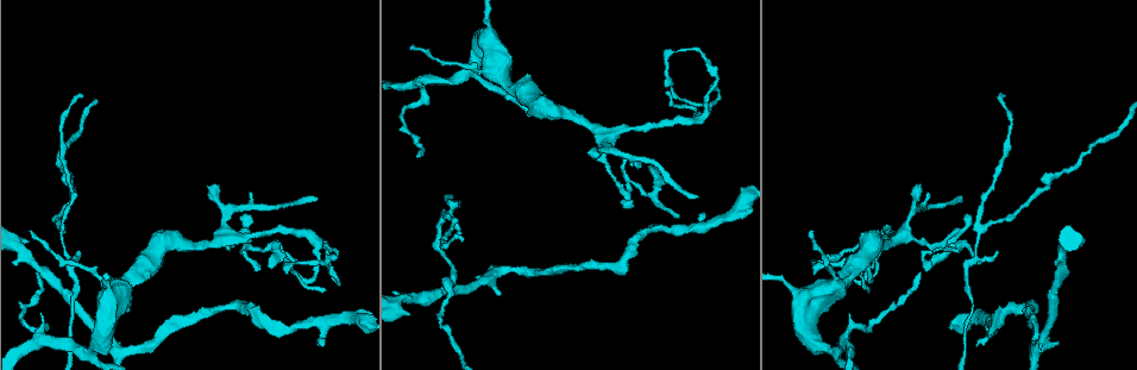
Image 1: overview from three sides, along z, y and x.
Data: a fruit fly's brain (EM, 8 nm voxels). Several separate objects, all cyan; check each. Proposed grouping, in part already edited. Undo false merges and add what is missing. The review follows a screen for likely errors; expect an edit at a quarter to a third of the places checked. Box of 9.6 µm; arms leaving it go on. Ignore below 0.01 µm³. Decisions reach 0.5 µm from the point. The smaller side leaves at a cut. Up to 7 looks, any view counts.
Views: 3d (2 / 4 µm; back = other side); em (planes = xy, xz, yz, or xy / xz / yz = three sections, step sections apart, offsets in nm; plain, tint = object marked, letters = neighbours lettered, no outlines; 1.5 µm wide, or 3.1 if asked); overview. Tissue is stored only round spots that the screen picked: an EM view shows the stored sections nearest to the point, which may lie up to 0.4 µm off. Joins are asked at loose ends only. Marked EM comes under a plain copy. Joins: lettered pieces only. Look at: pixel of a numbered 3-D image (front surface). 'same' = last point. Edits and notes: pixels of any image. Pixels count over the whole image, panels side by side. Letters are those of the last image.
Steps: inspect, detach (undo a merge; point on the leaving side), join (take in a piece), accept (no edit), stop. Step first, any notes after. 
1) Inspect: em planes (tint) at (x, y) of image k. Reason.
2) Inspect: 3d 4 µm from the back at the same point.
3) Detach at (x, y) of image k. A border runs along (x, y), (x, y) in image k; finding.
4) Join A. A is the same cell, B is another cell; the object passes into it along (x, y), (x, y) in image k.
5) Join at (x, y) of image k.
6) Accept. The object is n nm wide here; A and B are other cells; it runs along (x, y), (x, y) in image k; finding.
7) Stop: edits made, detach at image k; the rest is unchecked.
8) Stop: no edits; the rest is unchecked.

Inspect: 3d 4 µm at (321, 244) of image 1. Arms run side by side.

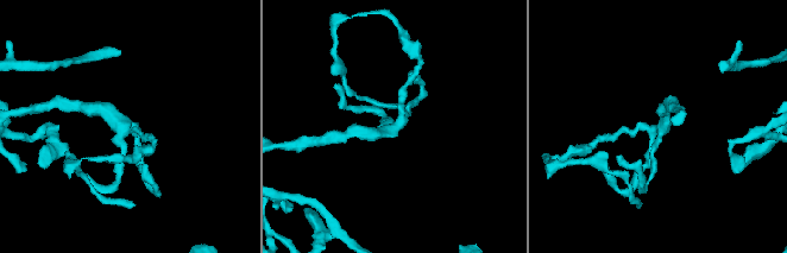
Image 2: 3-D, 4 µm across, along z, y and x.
Inspect: em xy step 4 (letters) at (663, 127) of image 2.

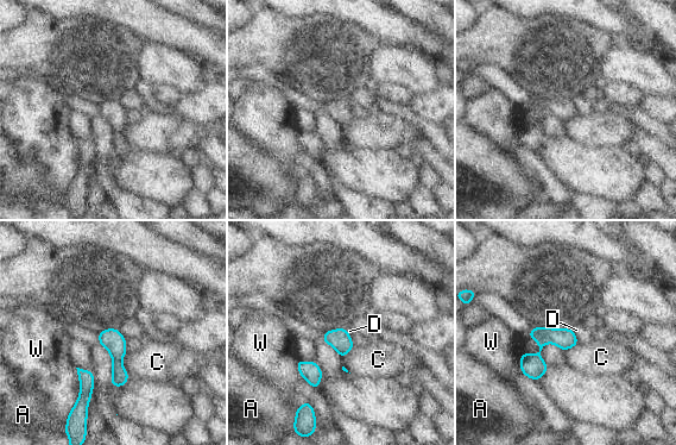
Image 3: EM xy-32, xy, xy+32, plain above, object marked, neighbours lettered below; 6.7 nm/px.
Accept. The longest contact is with W, 150 nm; A, C, D and W are other cells; one cell here.

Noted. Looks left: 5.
Inspect: 3d 2 µm at (322, 319) of image 1. Sharp bend.

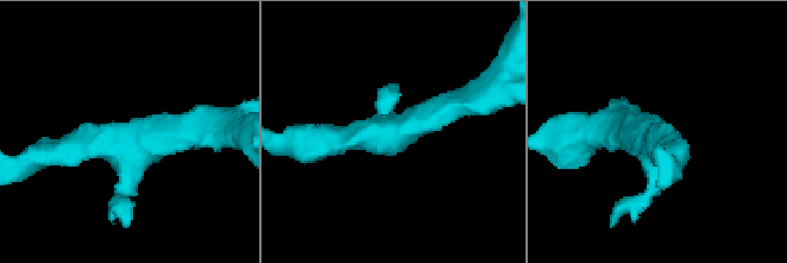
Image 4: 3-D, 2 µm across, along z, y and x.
Inspect: em xy step 8 (letters) at (117, 143) of image 4.

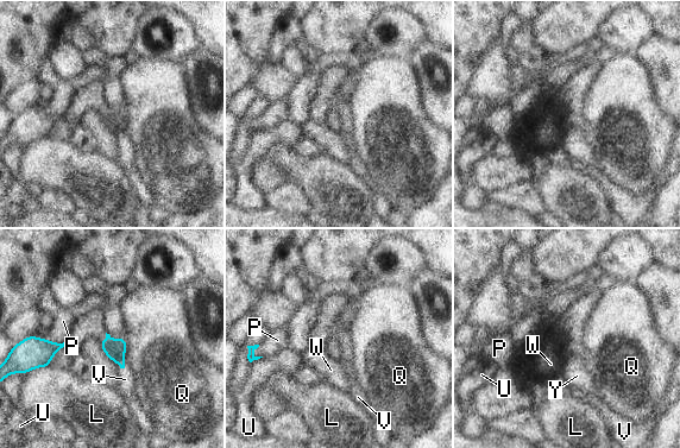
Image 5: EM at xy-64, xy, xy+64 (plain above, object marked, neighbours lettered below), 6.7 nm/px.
Accept. The longest contact is with Q, 220 nm; L, P, Q, U, V, W and Y are other cells; a border runs along (124, 336), (125, 367) in image 5; all the same cell.

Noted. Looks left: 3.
Inspect: em planes (letters) at (409, 48) of image 1. Branch stops here.

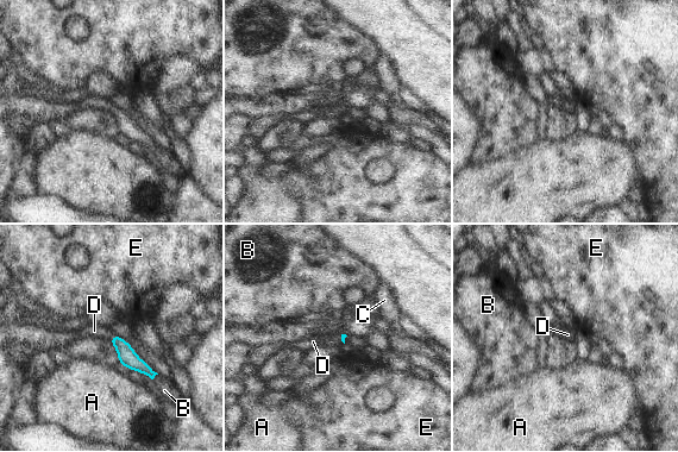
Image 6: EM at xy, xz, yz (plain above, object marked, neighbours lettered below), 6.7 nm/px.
Join D. D is the same cell, A, B, C and E are other cells; the object passes into it along (127, 357), (111, 338), (94, 331) in image 6; the cell continues.

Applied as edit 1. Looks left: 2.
Stop: edits made, join at image 6; the rest is unchecked.

